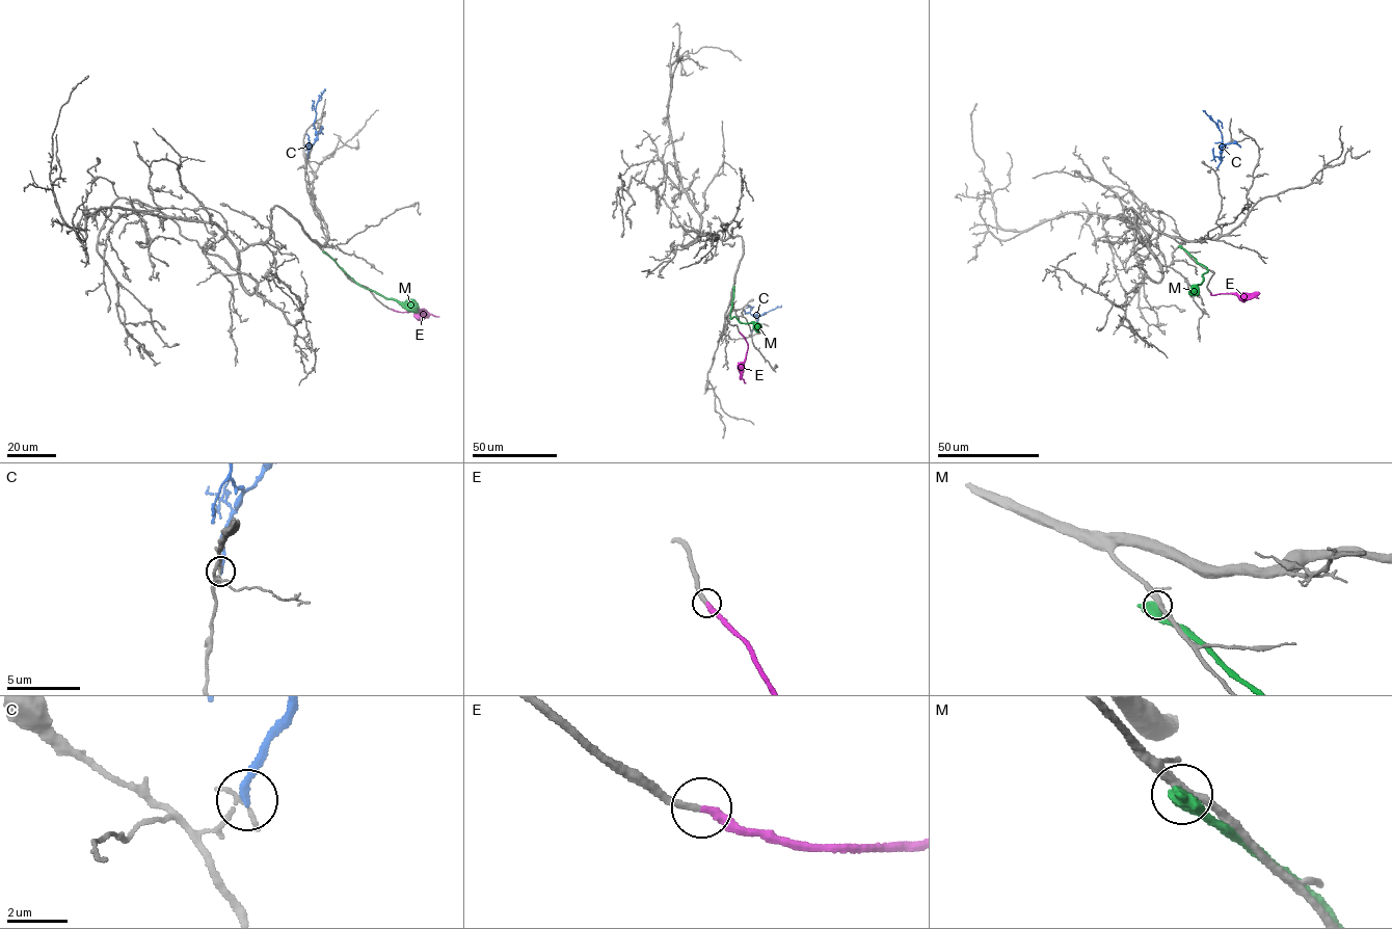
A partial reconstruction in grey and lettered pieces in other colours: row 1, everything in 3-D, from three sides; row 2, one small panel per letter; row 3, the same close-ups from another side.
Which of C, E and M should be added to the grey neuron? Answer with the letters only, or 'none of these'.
E

